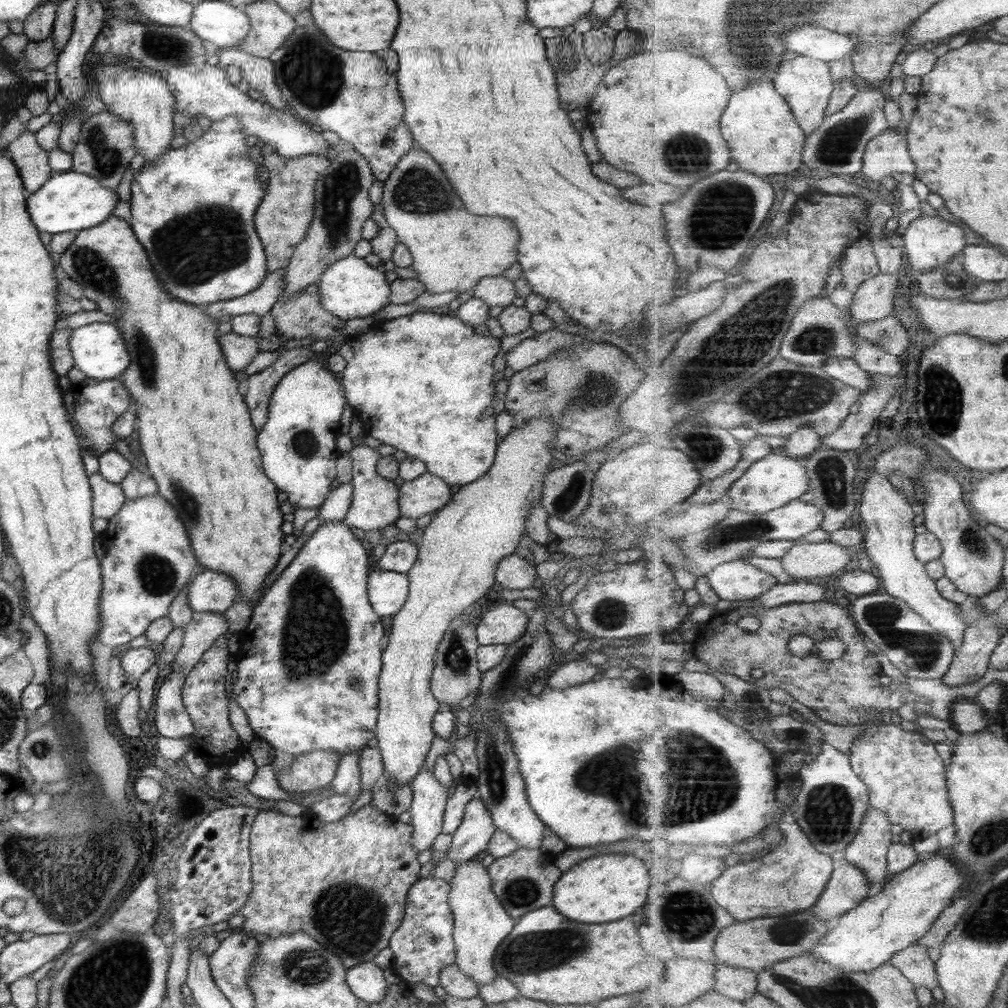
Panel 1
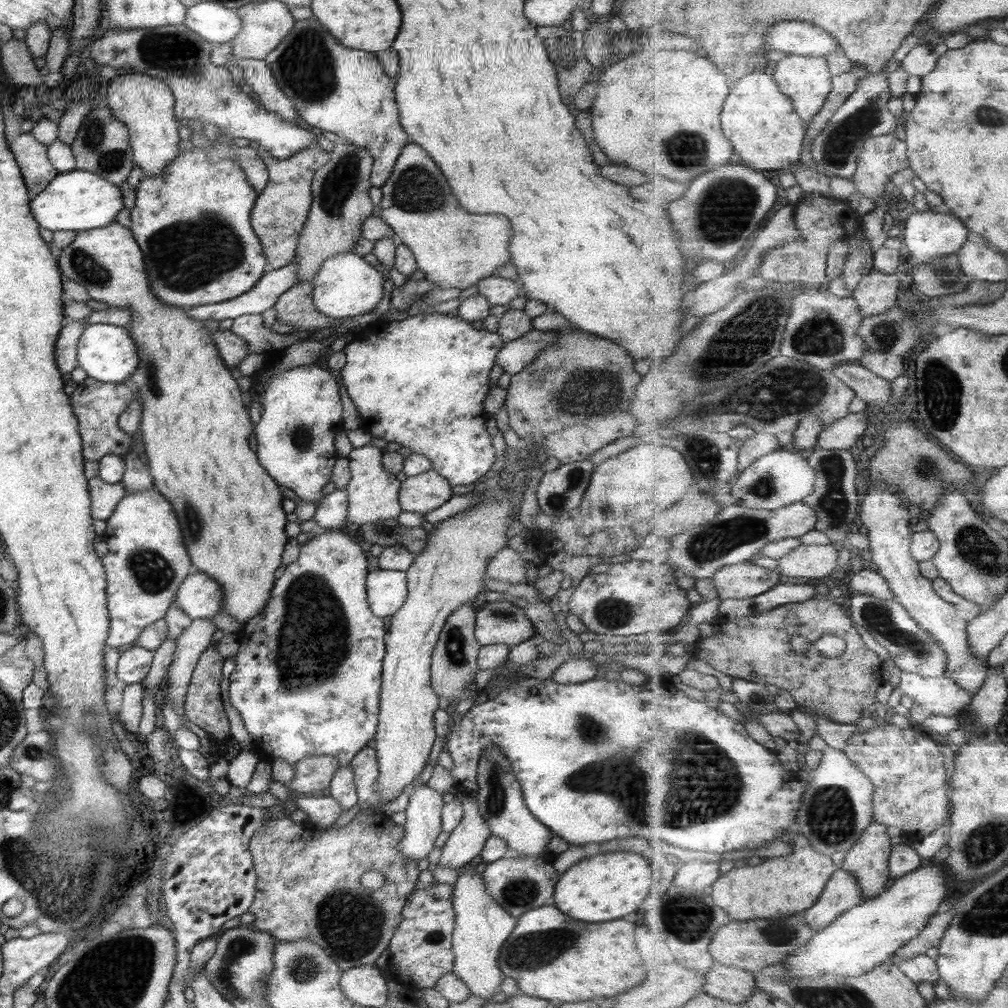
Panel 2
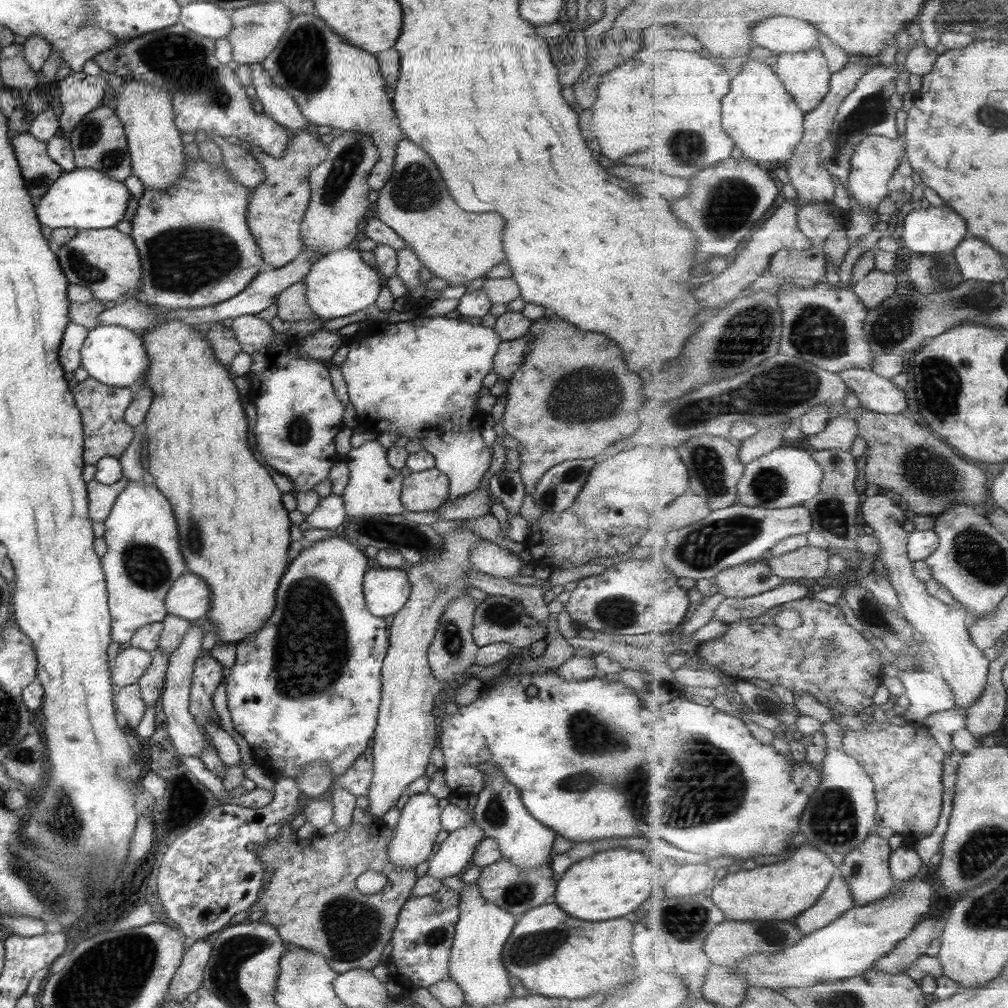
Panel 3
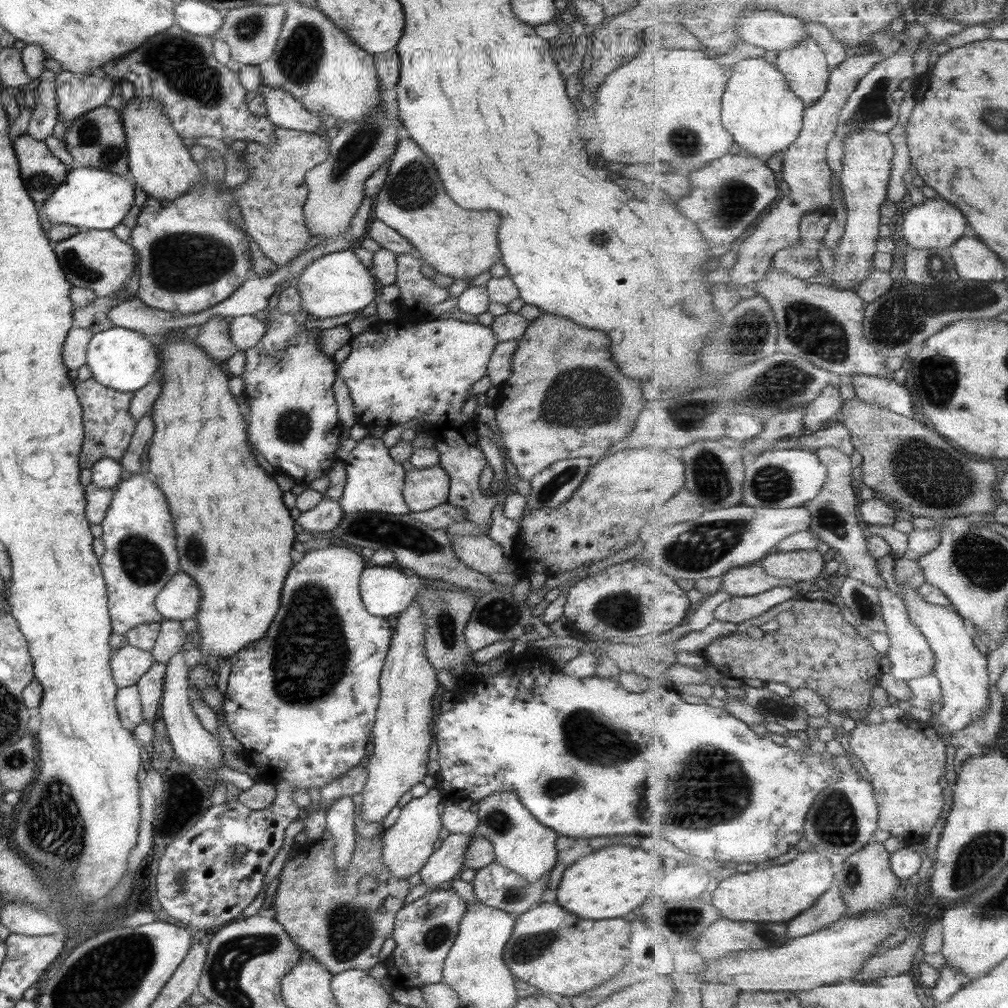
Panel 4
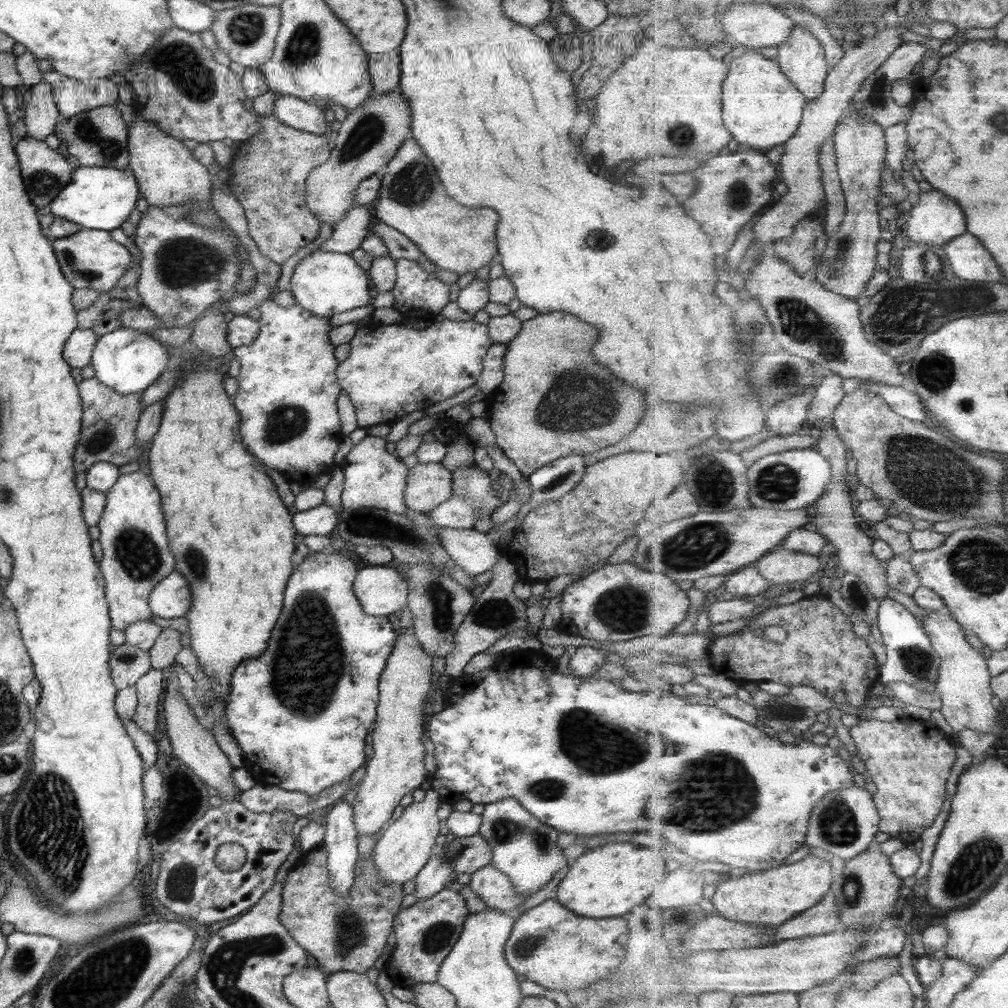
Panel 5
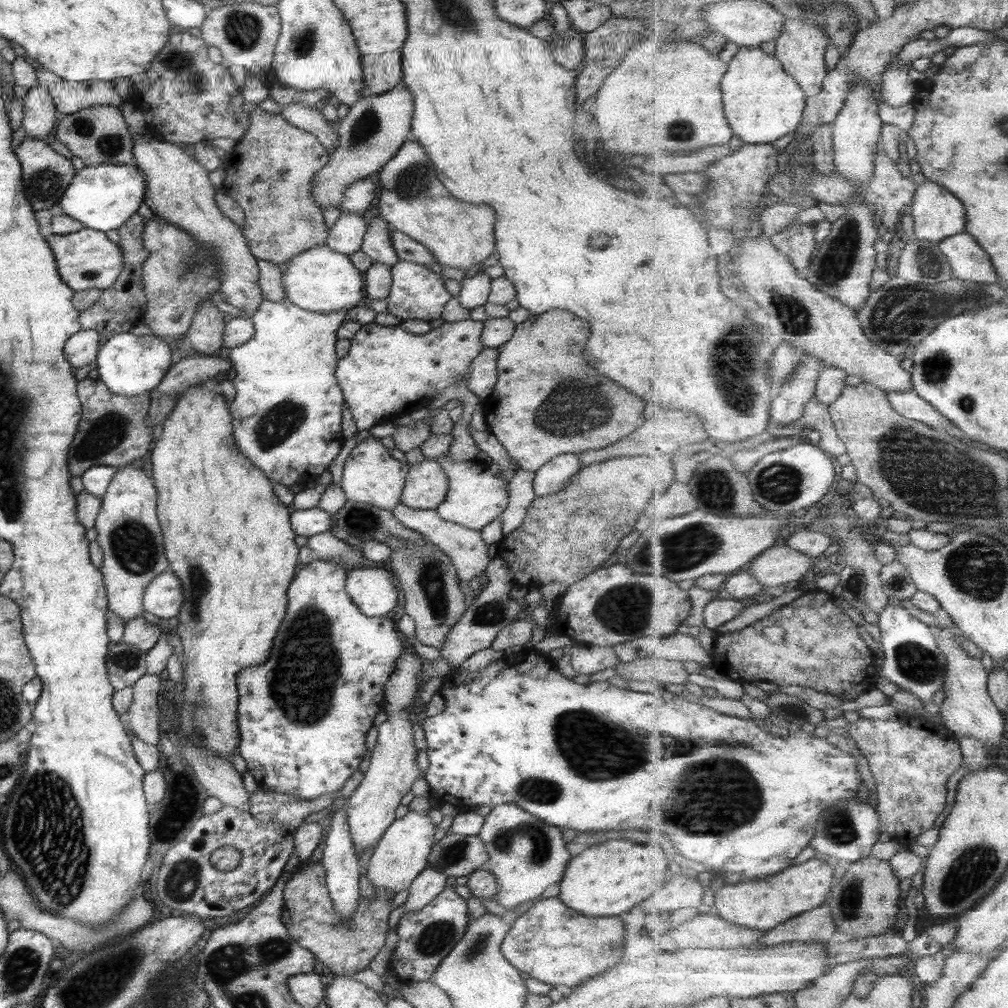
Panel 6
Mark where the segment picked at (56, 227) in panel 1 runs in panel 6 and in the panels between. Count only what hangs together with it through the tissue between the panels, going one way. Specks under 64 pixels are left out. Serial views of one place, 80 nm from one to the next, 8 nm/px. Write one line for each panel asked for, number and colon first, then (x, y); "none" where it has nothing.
2: (74, 201)
3: (84, 199)
4: (90, 199)
5: (96, 198)
6: (102, 197)

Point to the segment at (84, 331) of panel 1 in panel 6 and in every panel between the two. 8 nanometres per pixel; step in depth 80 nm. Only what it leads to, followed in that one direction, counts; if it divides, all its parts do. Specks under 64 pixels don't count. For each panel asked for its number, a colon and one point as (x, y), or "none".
2: (104, 352)
3: (114, 356)
4: (121, 359)
5: (126, 361)
6: (128, 365)

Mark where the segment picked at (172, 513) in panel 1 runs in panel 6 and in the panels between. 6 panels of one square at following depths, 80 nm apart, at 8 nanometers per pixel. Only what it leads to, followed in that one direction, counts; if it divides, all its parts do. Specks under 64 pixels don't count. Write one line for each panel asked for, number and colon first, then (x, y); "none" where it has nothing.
2: (146, 561)
3: (142, 559)
4: (139, 558)
5: (135, 557)
6: (128, 533)

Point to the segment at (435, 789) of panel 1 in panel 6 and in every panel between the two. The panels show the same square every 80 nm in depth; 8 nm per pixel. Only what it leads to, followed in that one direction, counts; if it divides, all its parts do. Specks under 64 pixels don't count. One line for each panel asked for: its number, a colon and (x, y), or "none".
2: (422, 825)
3: (415, 833)
4: (406, 845)
5: (402, 850)
6: (400, 854)

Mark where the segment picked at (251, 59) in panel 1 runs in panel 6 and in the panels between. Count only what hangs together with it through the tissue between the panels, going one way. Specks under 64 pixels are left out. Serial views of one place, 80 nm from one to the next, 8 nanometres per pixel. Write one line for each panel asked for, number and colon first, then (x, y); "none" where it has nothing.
2: (257, 74)
3: (277, 104)
4: (283, 111)
5: (292, 112)
6: (308, 119)

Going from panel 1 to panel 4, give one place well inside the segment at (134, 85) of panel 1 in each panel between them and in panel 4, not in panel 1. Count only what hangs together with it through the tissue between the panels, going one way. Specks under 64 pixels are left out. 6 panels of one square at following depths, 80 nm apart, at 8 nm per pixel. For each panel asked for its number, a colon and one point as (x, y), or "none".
2: (144, 105)
3: (154, 144)
4: (160, 164)

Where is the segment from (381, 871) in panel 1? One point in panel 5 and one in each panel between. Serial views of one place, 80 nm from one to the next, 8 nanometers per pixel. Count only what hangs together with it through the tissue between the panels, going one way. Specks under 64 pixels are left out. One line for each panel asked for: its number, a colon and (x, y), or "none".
2: (307, 886)
3: (309, 895)
4: (319, 908)
5: (347, 933)

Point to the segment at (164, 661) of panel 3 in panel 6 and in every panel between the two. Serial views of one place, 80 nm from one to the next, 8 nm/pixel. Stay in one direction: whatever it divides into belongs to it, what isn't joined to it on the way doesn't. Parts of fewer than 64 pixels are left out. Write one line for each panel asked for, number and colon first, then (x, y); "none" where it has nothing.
4: (150, 685)
5: (149, 687)
6: (141, 718)

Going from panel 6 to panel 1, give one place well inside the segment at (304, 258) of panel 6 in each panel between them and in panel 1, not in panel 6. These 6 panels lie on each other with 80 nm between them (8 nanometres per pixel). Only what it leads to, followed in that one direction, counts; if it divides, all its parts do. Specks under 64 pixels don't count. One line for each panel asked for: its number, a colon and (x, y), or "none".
1: (349, 288)
2: (345, 286)
3: (339, 283)
4: (337, 283)
5: (325, 283)

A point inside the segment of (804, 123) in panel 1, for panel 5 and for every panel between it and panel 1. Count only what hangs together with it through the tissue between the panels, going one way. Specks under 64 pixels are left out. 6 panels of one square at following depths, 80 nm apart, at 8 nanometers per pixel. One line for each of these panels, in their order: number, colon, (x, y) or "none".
2: (807, 80)
3: (807, 75)
4: (806, 68)
5: (802, 58)

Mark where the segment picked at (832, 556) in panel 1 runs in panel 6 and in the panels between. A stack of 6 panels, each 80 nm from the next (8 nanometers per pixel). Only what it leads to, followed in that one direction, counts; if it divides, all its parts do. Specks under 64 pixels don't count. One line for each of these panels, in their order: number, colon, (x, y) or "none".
2: (811, 561)
3: (811, 562)
4: (806, 565)
5: (782, 565)
6: (778, 565)

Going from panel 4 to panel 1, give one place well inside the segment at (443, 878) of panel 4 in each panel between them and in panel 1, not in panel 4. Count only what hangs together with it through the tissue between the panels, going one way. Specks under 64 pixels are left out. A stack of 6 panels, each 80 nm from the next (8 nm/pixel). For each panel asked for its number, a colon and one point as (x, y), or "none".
1: (472, 835)
2: (465, 841)
3: (455, 852)

